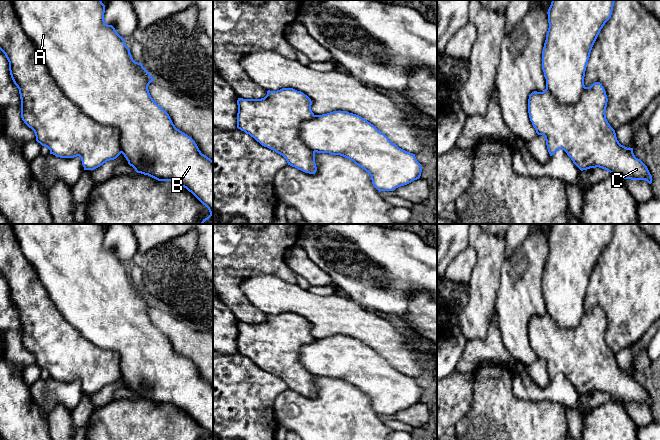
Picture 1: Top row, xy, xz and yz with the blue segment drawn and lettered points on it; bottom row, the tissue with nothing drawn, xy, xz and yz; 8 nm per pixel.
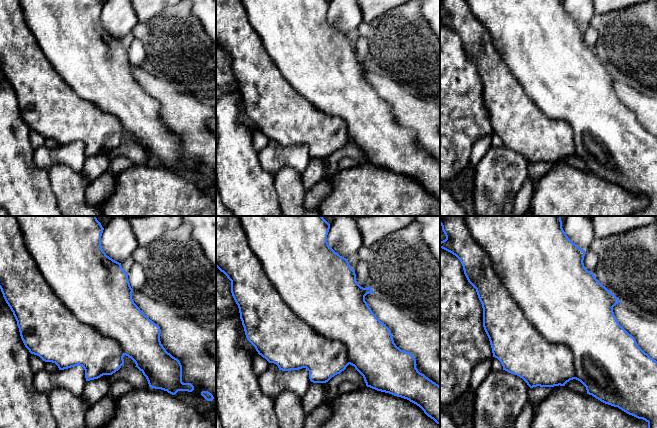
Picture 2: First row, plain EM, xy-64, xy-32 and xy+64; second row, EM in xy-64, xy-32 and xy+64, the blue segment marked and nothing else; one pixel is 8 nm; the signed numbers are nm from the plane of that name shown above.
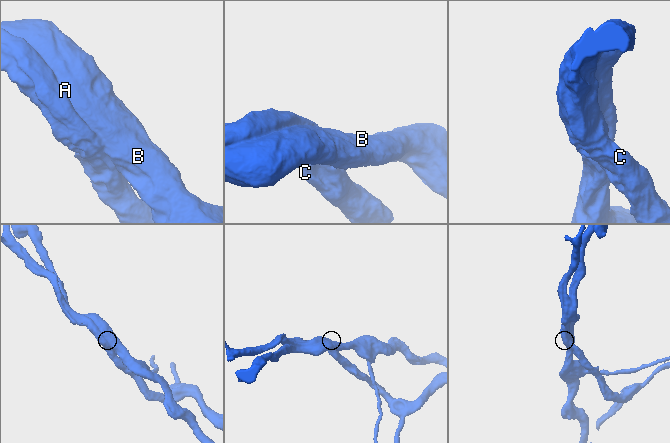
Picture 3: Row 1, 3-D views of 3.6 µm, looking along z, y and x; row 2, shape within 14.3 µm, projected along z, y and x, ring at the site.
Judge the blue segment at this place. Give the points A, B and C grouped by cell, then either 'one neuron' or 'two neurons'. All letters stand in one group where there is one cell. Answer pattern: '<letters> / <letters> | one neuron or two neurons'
A B / C | two neurons

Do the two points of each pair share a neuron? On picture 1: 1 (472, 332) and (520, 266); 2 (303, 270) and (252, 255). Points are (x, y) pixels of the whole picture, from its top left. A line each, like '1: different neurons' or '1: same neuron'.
1: different neurons
2: different neurons

